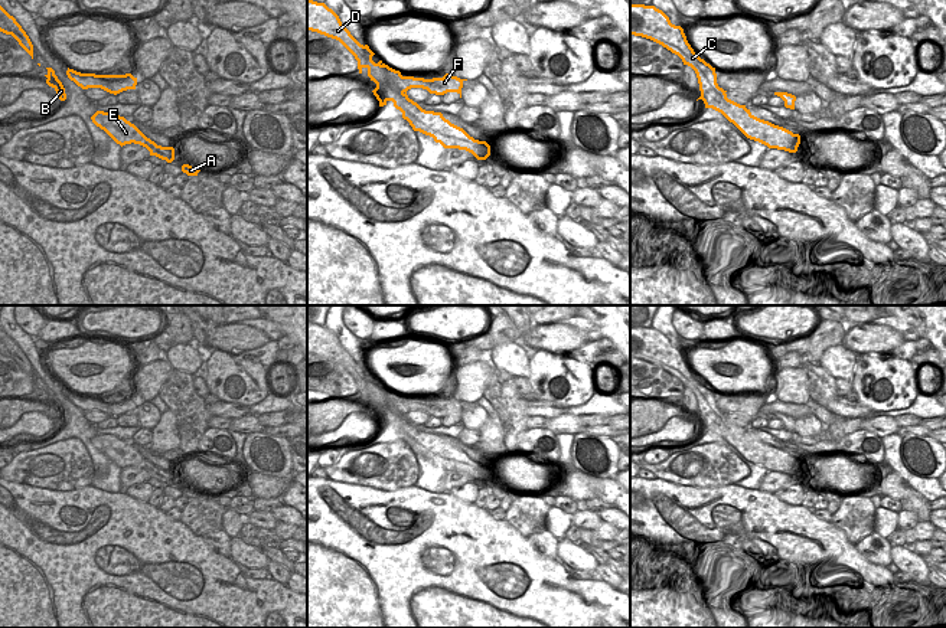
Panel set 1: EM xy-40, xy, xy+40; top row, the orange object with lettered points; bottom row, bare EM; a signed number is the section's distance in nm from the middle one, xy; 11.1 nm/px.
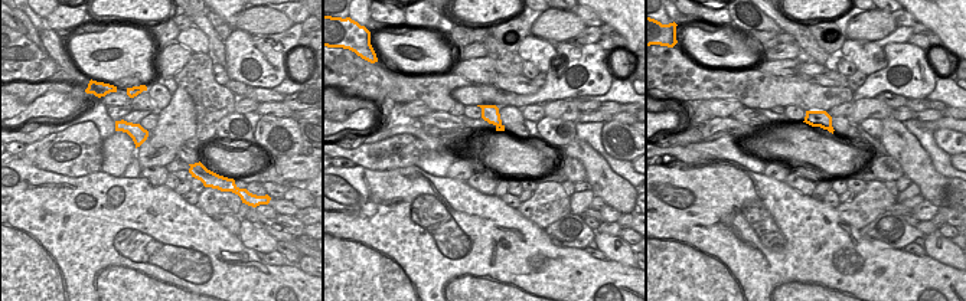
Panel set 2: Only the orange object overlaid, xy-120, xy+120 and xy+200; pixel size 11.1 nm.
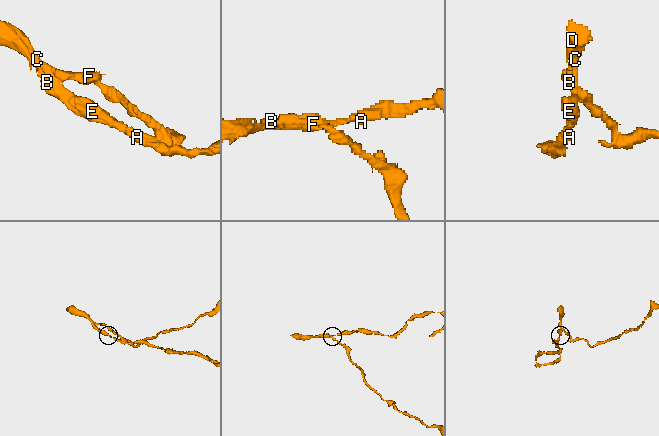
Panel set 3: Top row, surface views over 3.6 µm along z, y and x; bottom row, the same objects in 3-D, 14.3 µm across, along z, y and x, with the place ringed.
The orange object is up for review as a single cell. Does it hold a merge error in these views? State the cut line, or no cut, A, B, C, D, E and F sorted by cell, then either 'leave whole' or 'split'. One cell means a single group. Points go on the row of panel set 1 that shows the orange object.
cut in xy along (391, 69), (391, 78), (405, 94); A B C D E / F; split

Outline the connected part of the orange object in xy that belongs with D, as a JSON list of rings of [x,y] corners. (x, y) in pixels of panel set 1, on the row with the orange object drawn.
[[[307,0],[307,30],[339,40],[358,60],[359,73],[363,68],[368,69],[368,76],[376,84],[372,92],[379,101],[379,107],[392,101],[414,131],[433,137],[444,148],[466,150],[477,160],[486,160],[490,156],[490,145],[486,141],[474,140],[463,128],[446,120],[441,112],[423,109],[404,91],[398,89],[392,81],[392,68],[382,60],[375,63],[372,60],[375,53],[369,46],[361,45],[324,3]]]

